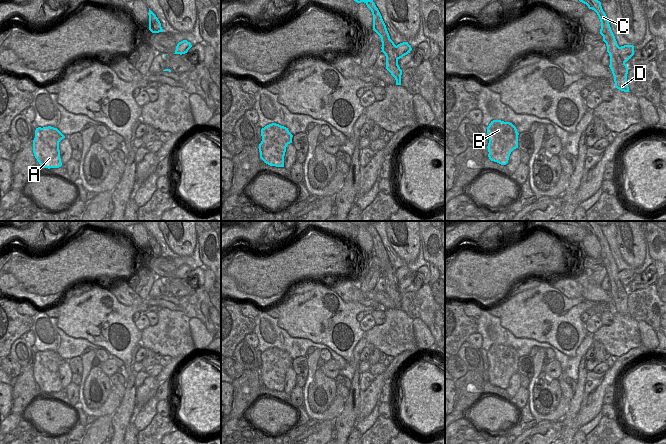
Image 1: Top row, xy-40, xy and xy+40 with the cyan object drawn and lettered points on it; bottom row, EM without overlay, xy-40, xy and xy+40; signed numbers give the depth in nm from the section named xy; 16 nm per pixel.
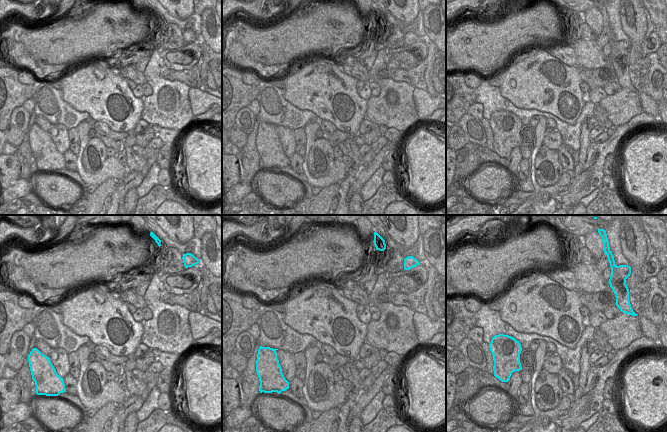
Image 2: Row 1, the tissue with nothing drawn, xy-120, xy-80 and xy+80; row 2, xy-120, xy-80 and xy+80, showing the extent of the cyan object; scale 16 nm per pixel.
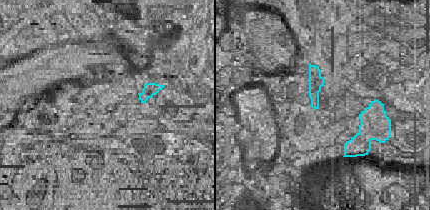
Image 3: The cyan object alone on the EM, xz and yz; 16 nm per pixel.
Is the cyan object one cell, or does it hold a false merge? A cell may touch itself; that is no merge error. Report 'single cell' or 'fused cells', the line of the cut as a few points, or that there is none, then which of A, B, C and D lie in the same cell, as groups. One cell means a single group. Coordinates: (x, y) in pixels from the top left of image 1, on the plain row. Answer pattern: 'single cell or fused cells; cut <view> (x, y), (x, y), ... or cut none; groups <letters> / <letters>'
fused cells; cut xy+40 (620, 271), (617, 288), (624, 290); groups A B / C D

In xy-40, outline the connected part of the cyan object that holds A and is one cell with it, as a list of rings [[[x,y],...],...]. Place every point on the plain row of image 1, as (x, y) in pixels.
[[[51,350],[38,351],[33,364],[33,377],[42,392],[59,392],[62,390],[59,366],[65,360]]]

